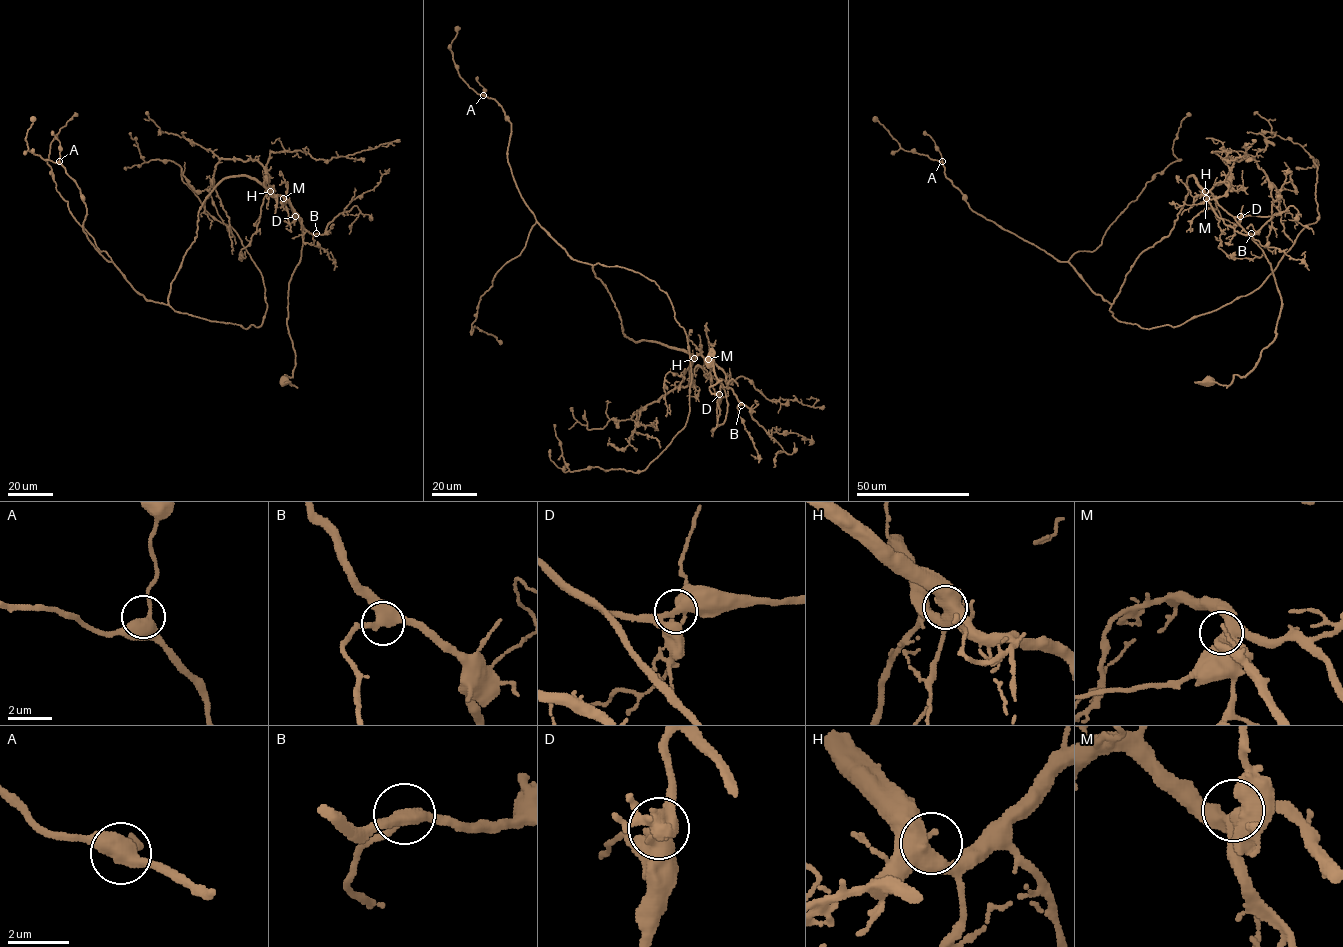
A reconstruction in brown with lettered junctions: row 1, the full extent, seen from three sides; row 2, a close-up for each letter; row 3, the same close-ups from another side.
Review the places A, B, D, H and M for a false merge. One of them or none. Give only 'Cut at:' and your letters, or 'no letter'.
Cut at: no letter

